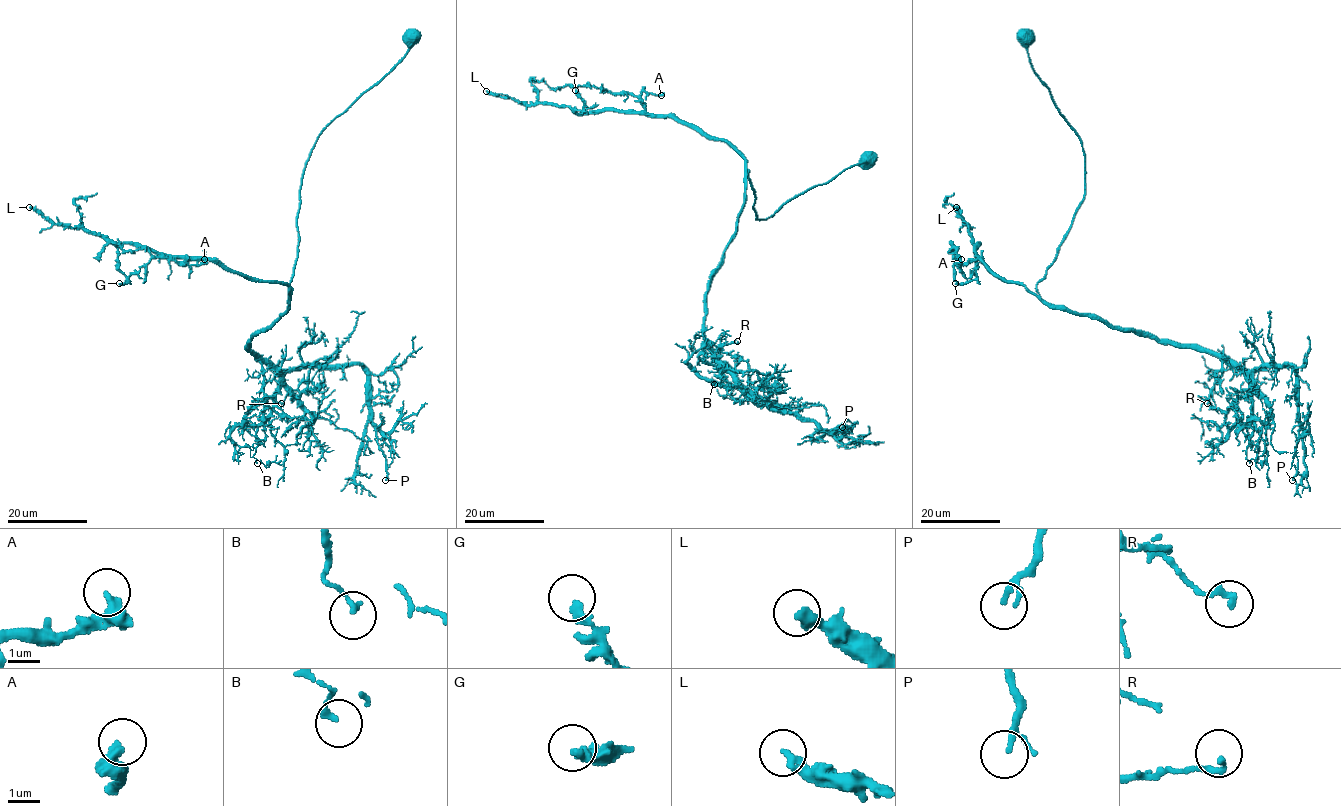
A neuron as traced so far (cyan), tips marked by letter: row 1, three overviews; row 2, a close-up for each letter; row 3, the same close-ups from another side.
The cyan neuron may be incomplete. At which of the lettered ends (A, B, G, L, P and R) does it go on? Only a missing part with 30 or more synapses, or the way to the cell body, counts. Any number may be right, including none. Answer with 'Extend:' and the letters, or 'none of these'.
Extend: L

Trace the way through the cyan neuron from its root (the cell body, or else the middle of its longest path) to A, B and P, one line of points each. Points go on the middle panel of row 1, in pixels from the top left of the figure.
A: (868, 159), (756, 219), (746, 162), (724, 141), (649, 114), (641, 93), (661, 95)
B: (868, 159), (766, 219), (756, 219), (746, 171), (737, 231), (705, 315), (706, 340), (735, 384), (714, 384)
P: (868, 159), (766, 219), (746, 171), (737, 231), (707, 294), (708, 346), (742, 386), (825, 433), (842, 427)

